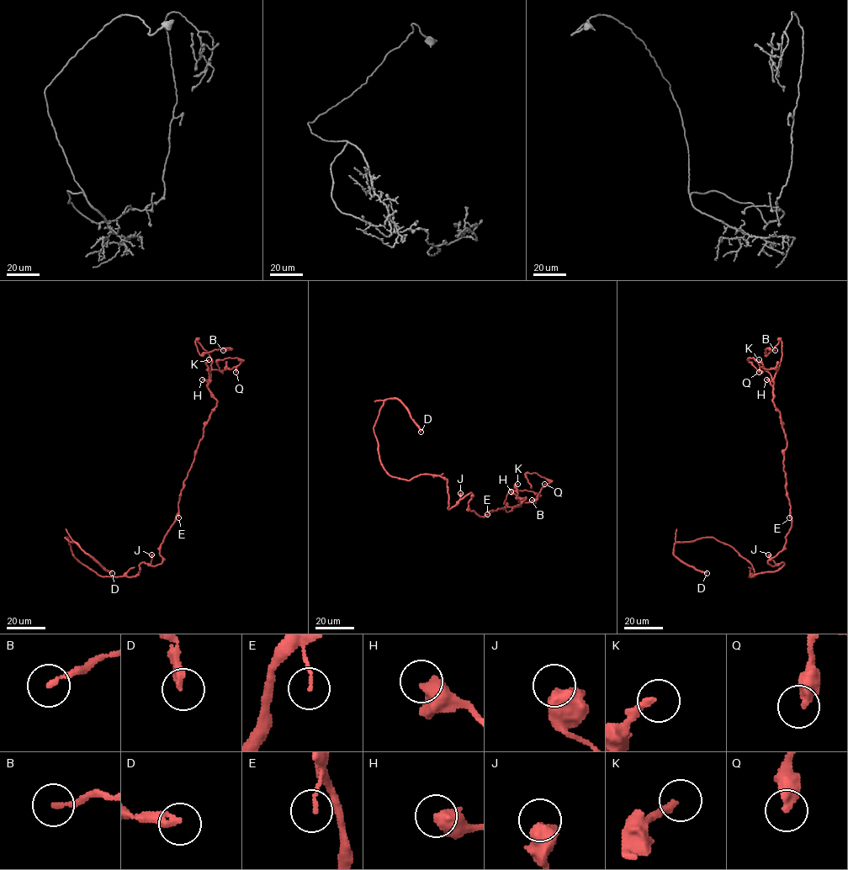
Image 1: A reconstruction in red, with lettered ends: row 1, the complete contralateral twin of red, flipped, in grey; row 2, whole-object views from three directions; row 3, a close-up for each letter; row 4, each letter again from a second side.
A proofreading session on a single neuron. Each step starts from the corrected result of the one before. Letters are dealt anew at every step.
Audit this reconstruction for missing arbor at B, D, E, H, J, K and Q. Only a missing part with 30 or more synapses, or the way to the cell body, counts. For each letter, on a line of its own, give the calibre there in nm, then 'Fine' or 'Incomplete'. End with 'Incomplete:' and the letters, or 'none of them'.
B: Thickness 180 nm. Fine
D: Thickness 280 nm. Incomplete
E: Thickness 110 nm. Fine
H: Thickness 550 nm. Fine
J: Thickness 650 nm. Fine
K: Thickness 240 nm. Fine
Q: Thickness 420 nm. Fine
Incomplete: D

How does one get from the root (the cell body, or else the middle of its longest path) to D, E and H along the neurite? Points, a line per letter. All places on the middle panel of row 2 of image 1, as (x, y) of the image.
D: (469, 509), (471, 493), (447, 508), (438, 475), (384, 469), (373, 430), (384, 401), (397, 398), (421, 432)
E: (469, 509), (479, 516), (487, 514)
H: (469, 509), (479, 516), (498, 508), (510, 511), (526, 499), (516, 498), (511, 491)

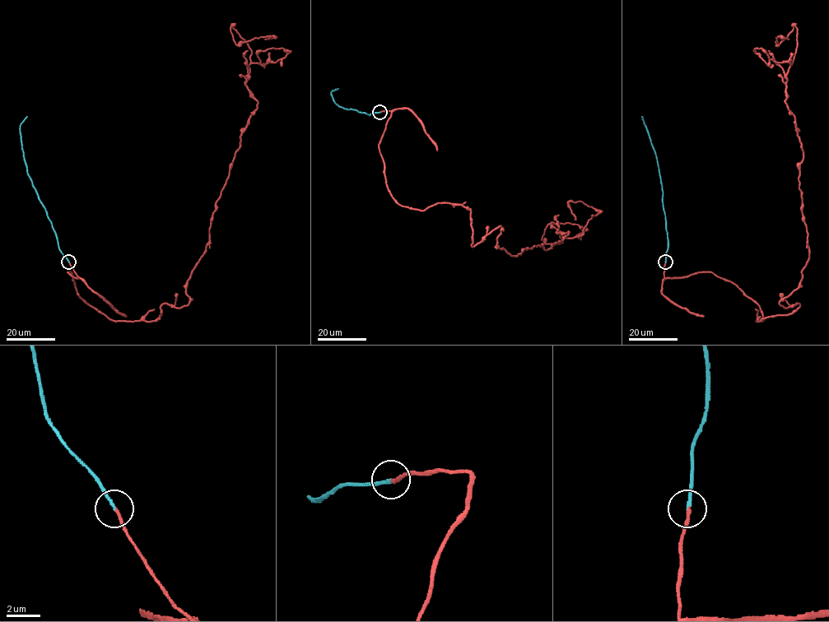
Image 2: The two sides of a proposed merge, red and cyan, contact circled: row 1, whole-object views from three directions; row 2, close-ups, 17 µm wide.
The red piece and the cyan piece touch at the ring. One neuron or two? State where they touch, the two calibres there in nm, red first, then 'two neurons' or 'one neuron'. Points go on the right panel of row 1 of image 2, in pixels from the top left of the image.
(665, 262) | 180/160 nm | one neuron

